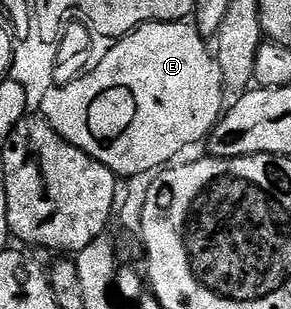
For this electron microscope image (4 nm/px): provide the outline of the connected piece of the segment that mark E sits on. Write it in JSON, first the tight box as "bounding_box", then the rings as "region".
{"bounding_box":[40,21,223,179],"region":[[[188,21],[145,22],[124,38],[116,39],[90,74],[74,77],[65,86],[54,85],[53,90],[47,91],[41,98],[40,117],[55,128],[59,136],[122,179],[148,170],[160,171],[188,146],[204,143],[223,113],[221,73],[216,57],[205,51],[205,42],[196,25]]]}

